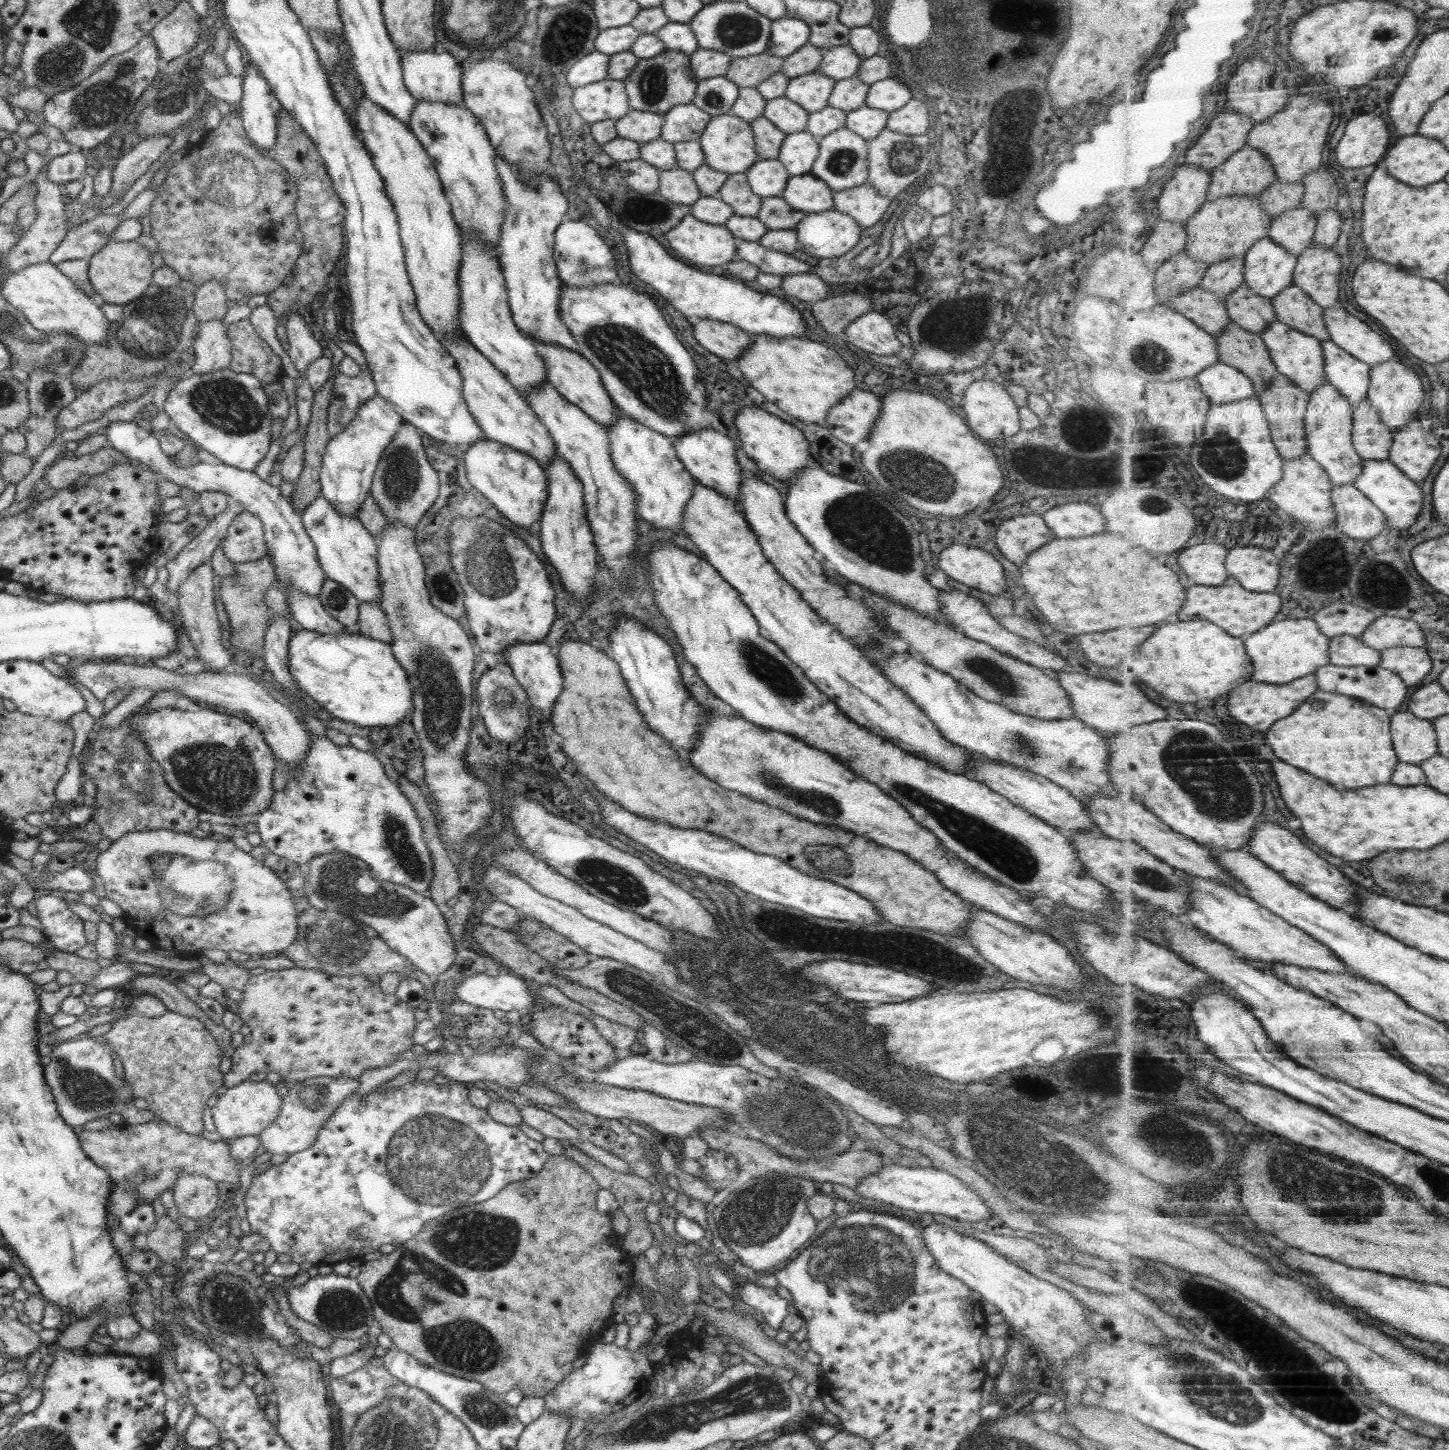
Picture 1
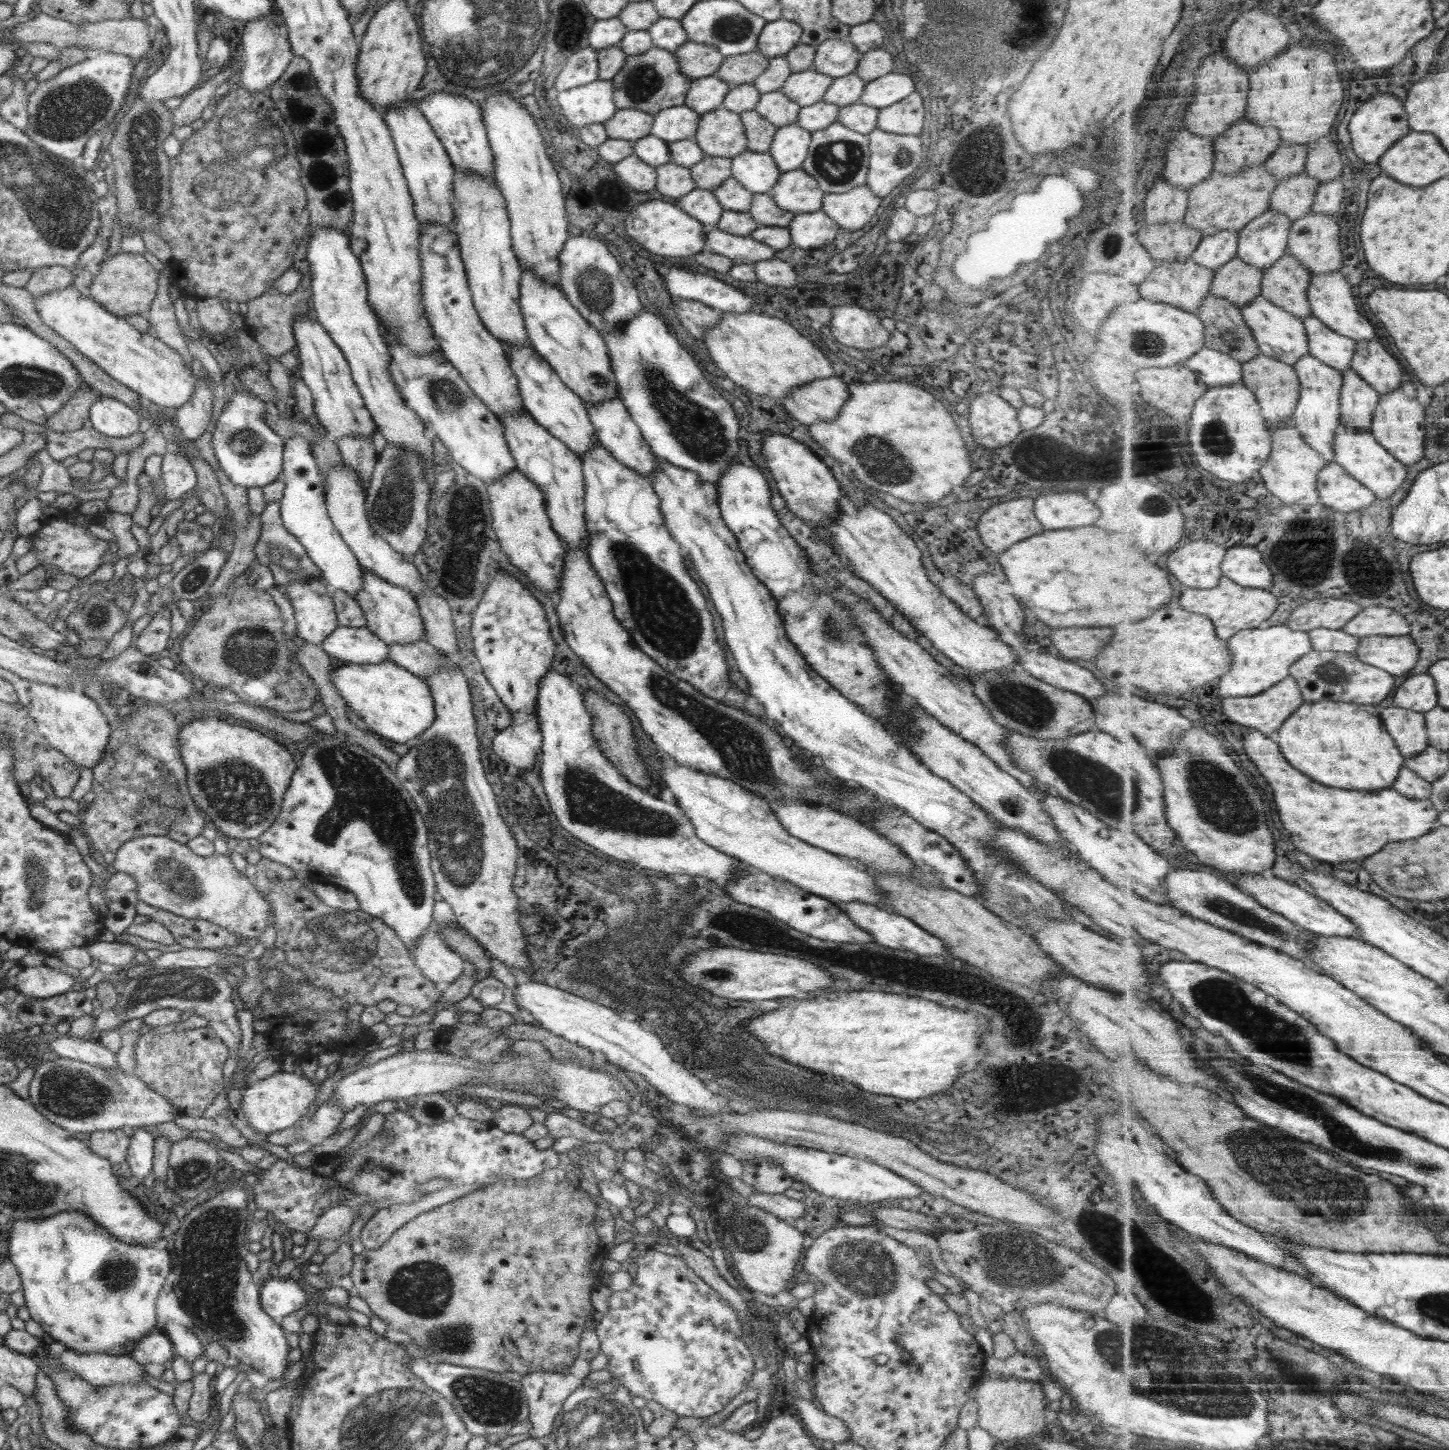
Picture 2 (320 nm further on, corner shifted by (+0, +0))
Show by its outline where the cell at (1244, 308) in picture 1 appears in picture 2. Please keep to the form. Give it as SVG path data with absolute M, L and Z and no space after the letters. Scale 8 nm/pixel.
M1238 256L1216 271L1215 282L1211 288L1211 294L1227 298L1234 304L1239 305L1240 308L1244 308L1263 294L1265 271L1266 270L1254 266Z

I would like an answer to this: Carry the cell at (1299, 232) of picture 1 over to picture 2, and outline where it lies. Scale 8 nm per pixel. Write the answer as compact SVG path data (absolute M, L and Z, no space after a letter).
M1308 172L1289 176L1276 188L1271 200L1271 210L1290 217L1293 222L1303 219L1314 211L1321 186L1321 180L1311 177Z

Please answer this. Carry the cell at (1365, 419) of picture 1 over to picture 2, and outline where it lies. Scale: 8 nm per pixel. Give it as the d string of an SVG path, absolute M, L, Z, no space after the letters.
M1353 367L1344 371L1343 376L1343 424L1372 431L1375 412L1383 398L1381 392L1364 380Z

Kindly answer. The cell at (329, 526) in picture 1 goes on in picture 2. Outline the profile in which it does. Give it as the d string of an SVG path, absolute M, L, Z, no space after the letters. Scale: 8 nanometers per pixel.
M360 567L362 589L357 592L356 603L366 620L365 628L388 644L404 644L425 638L424 622L419 614L416 598L408 591L376 577L372 571Z

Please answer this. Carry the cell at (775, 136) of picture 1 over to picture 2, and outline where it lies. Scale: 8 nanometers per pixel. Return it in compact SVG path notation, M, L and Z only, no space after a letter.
M755 110L744 111L739 115L746 130L747 149L754 152L768 153L773 136L778 128L763 116L760 116L760 113Z

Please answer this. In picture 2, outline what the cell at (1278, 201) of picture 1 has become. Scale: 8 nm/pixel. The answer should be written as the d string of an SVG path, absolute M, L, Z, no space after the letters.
M1284 142L1284 148L1280 148L1280 152L1276 151L1271 156L1272 160L1268 160L1268 164L1265 165L1282 182L1289 176L1306 172L1308 157L1308 145L1288 144L1288 142Z

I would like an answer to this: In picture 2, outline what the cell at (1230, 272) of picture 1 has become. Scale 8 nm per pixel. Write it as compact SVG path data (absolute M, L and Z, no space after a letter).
M1222 231L1218 235L1205 236L1191 258L1216 272L1239 256L1241 239L1239 233L1238 231Z

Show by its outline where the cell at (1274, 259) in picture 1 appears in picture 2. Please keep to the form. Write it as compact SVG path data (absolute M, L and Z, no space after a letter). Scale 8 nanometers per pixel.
M1274 210L1255 218L1239 233L1239 257L1258 268L1271 269L1289 251L1293 223Z

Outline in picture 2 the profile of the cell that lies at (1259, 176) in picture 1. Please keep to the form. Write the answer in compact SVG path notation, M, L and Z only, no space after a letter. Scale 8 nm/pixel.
M1242 120L1240 124L1236 124L1236 128L1230 128L1230 132L1216 140L1218 160L1215 162L1215 170L1234 175L1238 171L1246 171L1246 166L1264 165L1264 162L1282 146L1282 142L1282 132L1278 128L1264 128L1250 120Z

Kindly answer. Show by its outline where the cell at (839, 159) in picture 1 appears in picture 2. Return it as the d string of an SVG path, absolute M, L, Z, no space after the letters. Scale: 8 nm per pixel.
M834 122L822 131L812 132L811 137L808 154L801 169L816 179L820 190L842 194L866 184L871 155L868 135L853 132L850 128Z

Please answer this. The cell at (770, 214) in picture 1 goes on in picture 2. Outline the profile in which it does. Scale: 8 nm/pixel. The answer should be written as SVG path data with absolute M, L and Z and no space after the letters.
M753 193L750 216L764 226L787 227L795 213L779 208L767 193Z

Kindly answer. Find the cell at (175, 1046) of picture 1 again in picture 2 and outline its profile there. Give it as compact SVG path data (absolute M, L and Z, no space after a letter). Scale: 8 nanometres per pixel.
M208 1025L195 1030L174 1030L168 1034L138 1036L134 1045L134 1075L148 1088L160 1094L177 1114L202 1116L218 1095L225 1090L223 1068L230 1049Z

